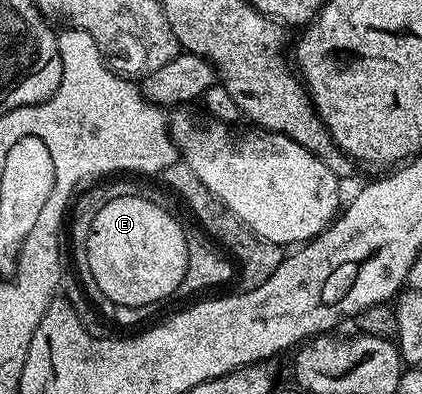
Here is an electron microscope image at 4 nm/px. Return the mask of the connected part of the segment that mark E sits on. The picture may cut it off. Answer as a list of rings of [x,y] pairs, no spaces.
[[[125,196],[104,206],[91,225],[87,238],[87,253],[90,254],[91,275],[115,305],[152,308],[153,303],[161,303],[168,295],[177,291],[177,286],[186,282],[189,274],[189,241],[187,231],[181,228],[172,210],[153,204],[143,197]]]

